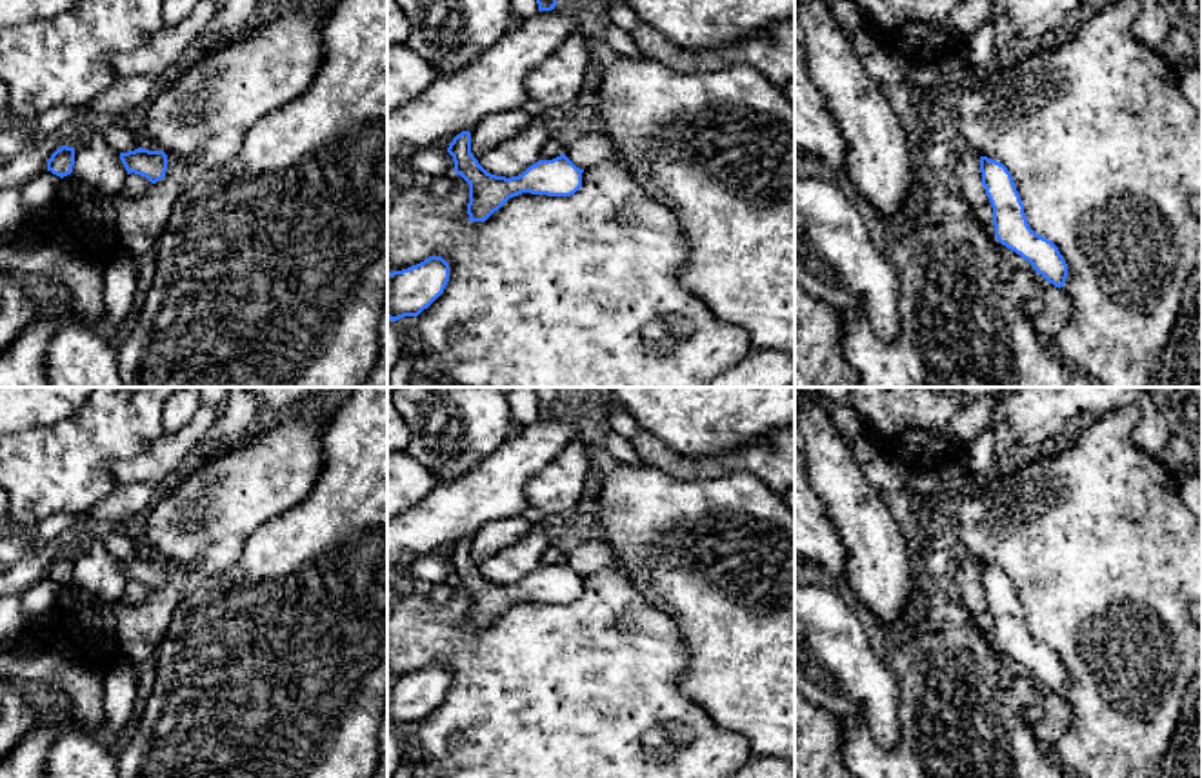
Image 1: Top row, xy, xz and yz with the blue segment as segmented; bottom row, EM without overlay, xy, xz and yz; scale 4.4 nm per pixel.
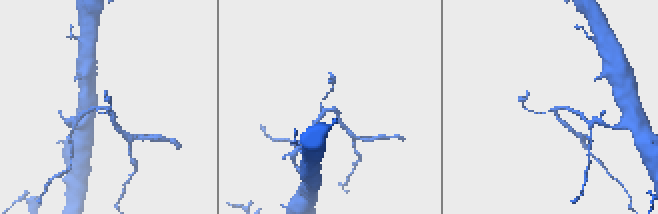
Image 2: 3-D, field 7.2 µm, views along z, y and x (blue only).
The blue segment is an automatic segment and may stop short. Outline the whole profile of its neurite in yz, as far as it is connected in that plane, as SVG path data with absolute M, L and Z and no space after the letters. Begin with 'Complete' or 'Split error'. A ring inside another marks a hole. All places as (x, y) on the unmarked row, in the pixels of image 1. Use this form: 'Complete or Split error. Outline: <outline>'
Complete. Outline: M980 564L980 580L993 614L997 647L1027 667L1038 682L1060 696L1067 685L1067 671L1051 647L1029 634L1024 611L1007 574Z

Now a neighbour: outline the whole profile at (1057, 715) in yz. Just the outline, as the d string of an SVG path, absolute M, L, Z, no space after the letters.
M997 643L995 649L1002 660L1002 683L1009 683L1017 674L1027 676L1033 682L1033 689L1042 702L1042 718L1037 722L1035 731L1047 749L1053 747L1060 734L1075 722L1073 709L1058 694L1038 682L1027 667L1002 653Z

